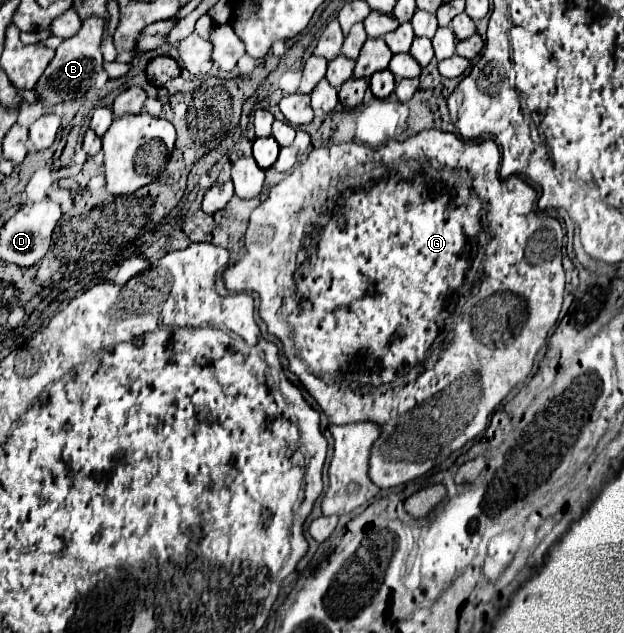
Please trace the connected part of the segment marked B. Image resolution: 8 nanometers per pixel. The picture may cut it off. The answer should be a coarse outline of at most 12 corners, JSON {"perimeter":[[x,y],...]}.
{"perimeter":[[100,21],[82,23],[36,83],[38,101],[82,97],[104,71]]}

